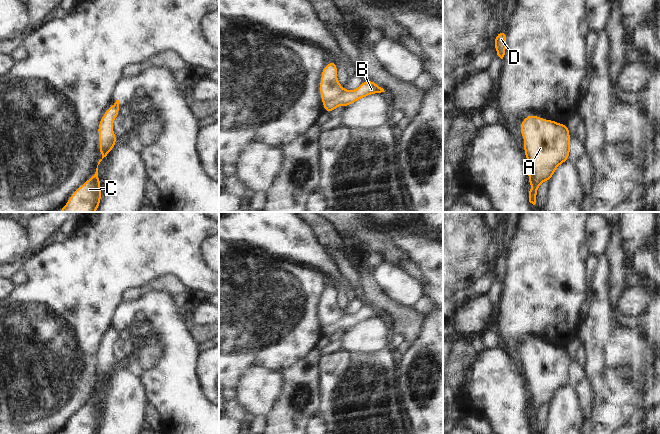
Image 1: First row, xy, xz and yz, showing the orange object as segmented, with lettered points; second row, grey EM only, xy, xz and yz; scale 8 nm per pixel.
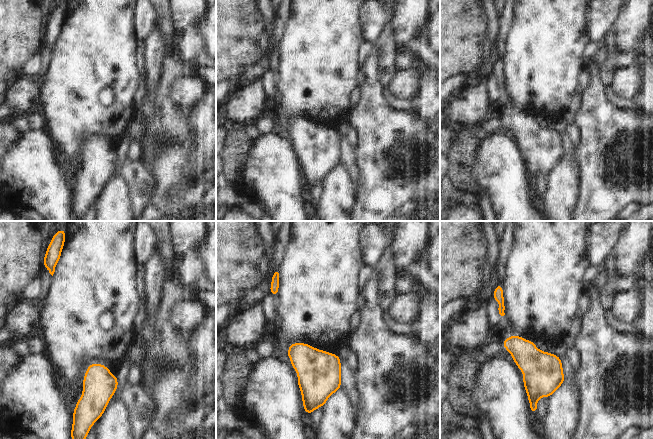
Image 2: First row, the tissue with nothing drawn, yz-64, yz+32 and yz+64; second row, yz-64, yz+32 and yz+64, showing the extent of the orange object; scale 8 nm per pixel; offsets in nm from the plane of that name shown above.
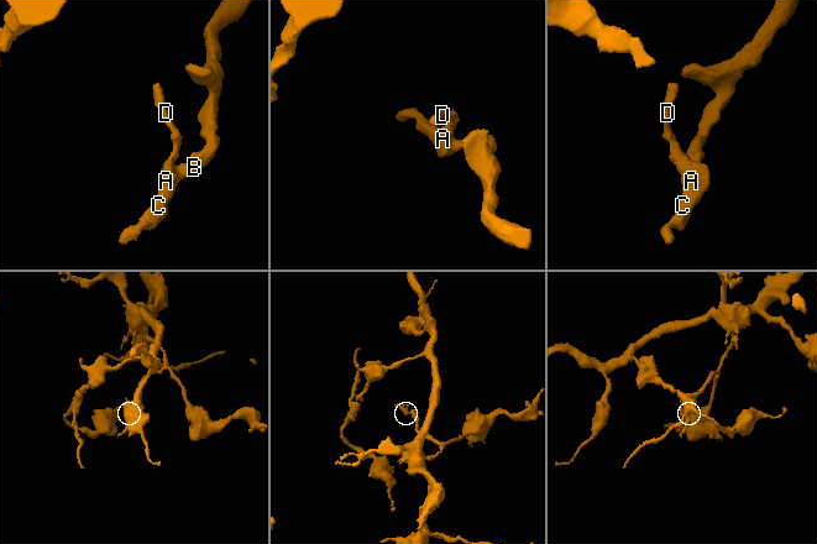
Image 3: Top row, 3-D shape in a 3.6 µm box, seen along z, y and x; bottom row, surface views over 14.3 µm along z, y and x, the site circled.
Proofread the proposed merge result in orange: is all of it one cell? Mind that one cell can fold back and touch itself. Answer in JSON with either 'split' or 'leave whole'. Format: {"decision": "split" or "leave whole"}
{"decision": "leave whole"}

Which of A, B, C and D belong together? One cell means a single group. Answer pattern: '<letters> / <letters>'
A B C D

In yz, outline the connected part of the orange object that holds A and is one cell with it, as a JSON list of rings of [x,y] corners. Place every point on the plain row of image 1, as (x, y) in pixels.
[[[529,338],[520,347],[520,357],[524,361],[528,406],[532,410],[527,420],[535,429],[540,408],[551,404],[556,392],[568,385],[570,356],[566,348]]]

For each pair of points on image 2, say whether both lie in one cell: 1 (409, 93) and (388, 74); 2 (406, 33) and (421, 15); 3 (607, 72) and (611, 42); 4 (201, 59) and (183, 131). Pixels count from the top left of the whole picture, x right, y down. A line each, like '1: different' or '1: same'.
1: different
2: same
3: same
4: different

